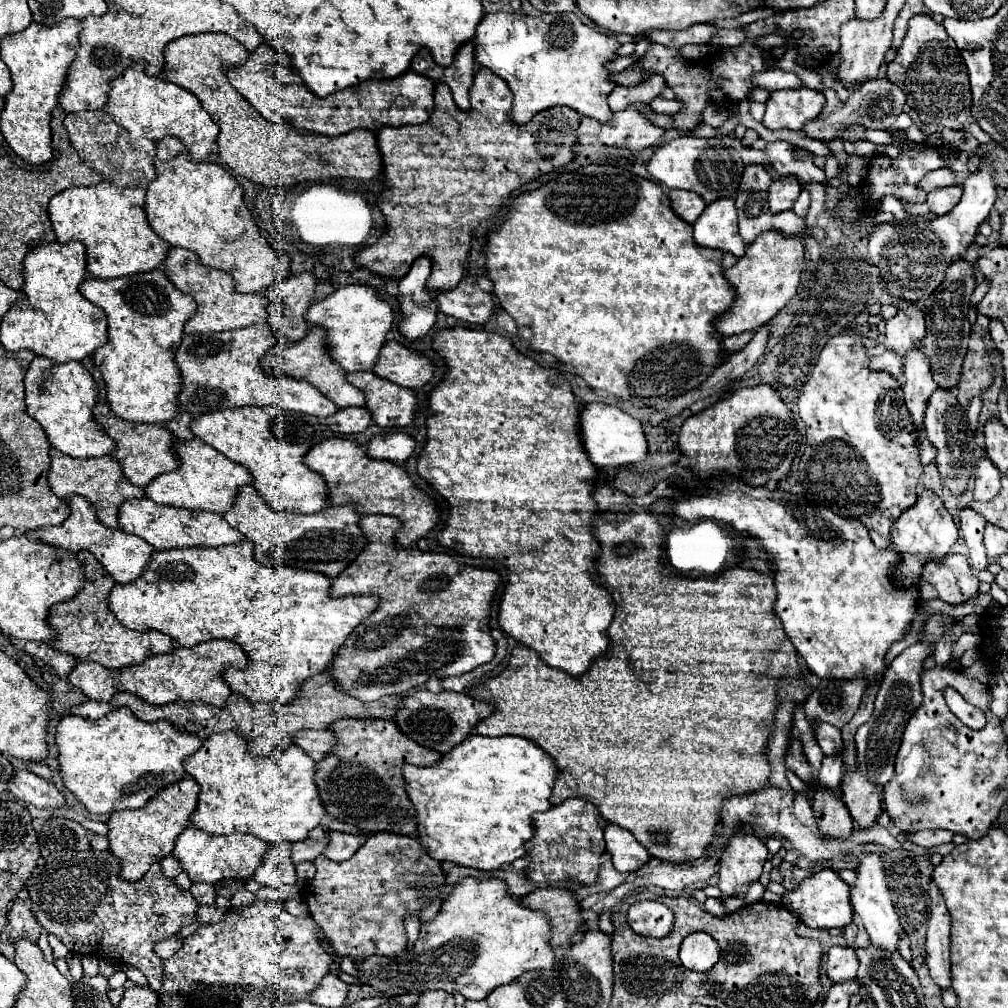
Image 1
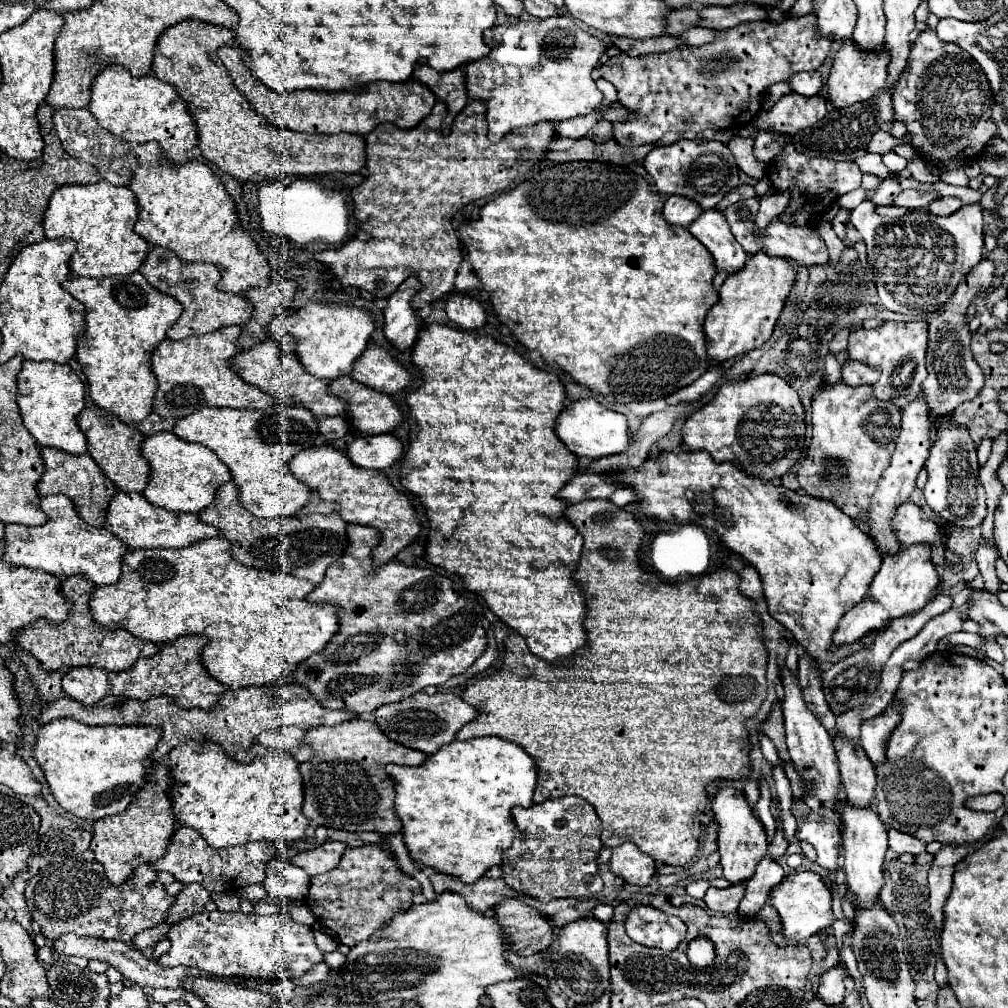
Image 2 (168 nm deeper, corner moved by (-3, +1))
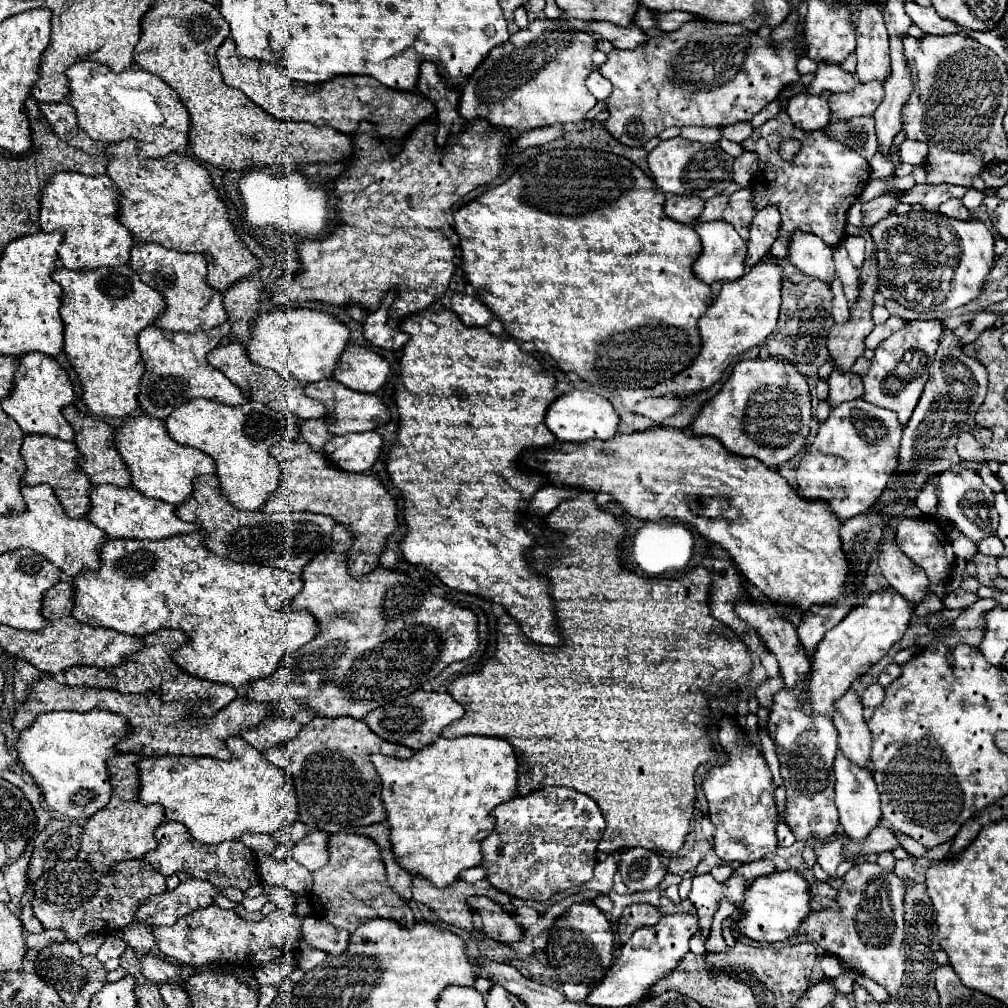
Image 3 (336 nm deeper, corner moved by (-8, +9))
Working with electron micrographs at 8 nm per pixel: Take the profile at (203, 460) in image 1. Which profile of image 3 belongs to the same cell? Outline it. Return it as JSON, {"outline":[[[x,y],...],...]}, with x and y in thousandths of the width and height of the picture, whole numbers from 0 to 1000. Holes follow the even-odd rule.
{"outline":[[[146,412],[128,416],[122,424],[114,428],[114,439],[128,463],[132,483],[144,493],[160,495],[174,503],[189,491],[195,471],[213,469],[213,457],[209,457],[209,453],[205,453],[205,449],[197,445],[189,445],[188,441],[178,441],[176,438],[170,438],[164,418],[160,416],[152,416]]]}

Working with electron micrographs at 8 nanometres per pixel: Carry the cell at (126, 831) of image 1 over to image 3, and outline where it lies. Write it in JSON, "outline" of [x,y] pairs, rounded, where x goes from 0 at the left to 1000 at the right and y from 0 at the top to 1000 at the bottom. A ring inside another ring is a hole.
{"outline":[[[118,747],[106,757],[112,779],[110,795],[104,803],[96,805],[82,818],[82,828],[80,828],[80,844],[88,848],[88,854],[96,864],[108,866],[112,858],[124,852],[140,852],[156,840],[154,822],[164,814],[162,799],[142,799],[138,795],[138,763],[134,763],[134,755],[140,753],[142,749],[138,747]]]}

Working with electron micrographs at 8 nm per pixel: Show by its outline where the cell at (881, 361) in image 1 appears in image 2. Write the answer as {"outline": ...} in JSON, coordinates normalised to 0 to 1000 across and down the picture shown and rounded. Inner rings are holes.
{"outline":[[[841,356],[835,364],[835,378],[843,384],[867,382],[867,378],[871,378],[871,368],[861,366],[861,362],[851,362],[851,358]]]}

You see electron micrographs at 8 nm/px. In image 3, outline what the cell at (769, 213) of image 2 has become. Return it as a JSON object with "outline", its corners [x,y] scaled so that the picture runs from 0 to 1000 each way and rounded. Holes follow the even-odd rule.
{"outline":[[[761,203],[761,207],[755,207],[749,211],[743,225],[745,235],[741,239],[741,245],[743,245],[741,257],[739,257],[741,265],[751,263],[763,251],[773,229],[773,221],[775,221],[773,207],[769,207],[767,203]]]}

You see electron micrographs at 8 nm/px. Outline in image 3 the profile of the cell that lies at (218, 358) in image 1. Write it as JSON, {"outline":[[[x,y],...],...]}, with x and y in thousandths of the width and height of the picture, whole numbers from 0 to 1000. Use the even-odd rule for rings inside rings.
{"outline":[[[221,320],[215,326],[186,332],[162,328],[150,322],[138,330],[138,348],[144,358],[144,372],[140,376],[140,388],[136,396],[146,412],[164,416],[178,402],[184,402],[186,398],[195,394],[203,394],[223,402],[245,400],[245,394],[237,390],[237,384],[229,382],[229,378],[225,378],[225,374],[221,374],[221,370],[217,370],[217,366],[213,366],[205,358],[205,350],[209,350],[209,346],[213,346],[219,340],[219,336],[227,332],[227,324],[229,322]]]}

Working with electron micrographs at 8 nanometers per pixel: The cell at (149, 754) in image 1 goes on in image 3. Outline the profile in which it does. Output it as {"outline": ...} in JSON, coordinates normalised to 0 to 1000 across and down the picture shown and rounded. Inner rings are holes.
{"outline":[[[51,705],[35,713],[35,717],[21,725],[17,743],[23,763],[41,781],[43,791],[51,803],[68,813],[88,813],[98,803],[106,801],[112,781],[106,755],[116,749],[114,739],[120,731],[130,727],[130,719],[116,707],[106,705]]]}

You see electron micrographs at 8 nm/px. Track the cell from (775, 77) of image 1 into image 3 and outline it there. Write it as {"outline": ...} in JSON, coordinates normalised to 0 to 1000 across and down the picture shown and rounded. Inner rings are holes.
{"outline":[[[813,64],[809,70],[807,80],[801,84],[803,92],[813,94],[814,90],[824,90],[824,92],[834,92],[834,90],[844,90],[848,86],[848,76],[844,72],[838,72],[830,64]]]}

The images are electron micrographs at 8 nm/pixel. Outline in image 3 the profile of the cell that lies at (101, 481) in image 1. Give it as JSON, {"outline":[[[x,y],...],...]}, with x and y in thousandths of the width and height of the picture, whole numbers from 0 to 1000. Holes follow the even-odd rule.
{"outline":[[[25,432],[21,449],[27,459],[27,467],[23,473],[25,481],[39,481],[39,479],[51,481],[55,485],[61,501],[64,503],[66,511],[70,511],[70,513],[84,513],[88,509],[88,505],[90,505],[88,487],[90,487],[92,479],[86,473],[86,469],[78,467],[80,449],[72,438],[63,438],[63,436],[47,434],[47,432]]]}

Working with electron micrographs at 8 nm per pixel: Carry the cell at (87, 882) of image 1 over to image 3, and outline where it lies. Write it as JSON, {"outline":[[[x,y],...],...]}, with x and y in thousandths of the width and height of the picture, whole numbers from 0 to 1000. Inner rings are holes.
{"outline":[[[74,850],[68,854],[57,854],[47,866],[43,866],[33,882],[33,904],[35,910],[43,916],[45,922],[63,922],[70,934],[78,934],[86,926],[112,926],[134,916],[134,906],[138,898],[152,888],[164,886],[164,870],[154,866],[150,858],[142,852],[132,852],[132,858],[124,858],[120,866],[120,878],[102,878],[102,868],[92,864],[90,856],[84,850]]]}

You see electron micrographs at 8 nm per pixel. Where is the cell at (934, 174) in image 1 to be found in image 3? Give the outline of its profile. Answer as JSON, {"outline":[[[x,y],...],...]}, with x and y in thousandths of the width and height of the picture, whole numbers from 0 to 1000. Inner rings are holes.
{"outline":[[[876,191],[860,201],[856,201],[856,221],[858,223],[868,223],[874,219],[886,205],[894,199],[894,195],[888,195],[888,191]]]}

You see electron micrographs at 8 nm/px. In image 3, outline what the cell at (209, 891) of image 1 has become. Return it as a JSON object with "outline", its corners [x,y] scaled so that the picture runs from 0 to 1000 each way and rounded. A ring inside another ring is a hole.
{"outline":[[[186,872],[178,876],[176,882],[150,890],[144,894],[136,906],[136,914],[146,914],[150,918],[172,918],[178,910],[211,898],[217,882],[201,872]]]}

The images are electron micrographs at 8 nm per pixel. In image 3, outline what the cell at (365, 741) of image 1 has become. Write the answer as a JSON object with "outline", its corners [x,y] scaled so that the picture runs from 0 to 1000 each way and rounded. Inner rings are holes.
{"outline":[[[311,711],[293,735],[289,733],[281,743],[267,743],[263,751],[283,763],[285,779],[297,795],[297,814],[309,822],[336,826],[340,820],[360,820],[384,813],[378,795],[378,775],[366,753],[370,747],[408,751],[412,745],[380,735],[364,723],[360,713]]]}

